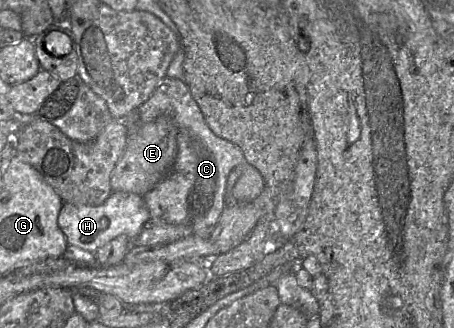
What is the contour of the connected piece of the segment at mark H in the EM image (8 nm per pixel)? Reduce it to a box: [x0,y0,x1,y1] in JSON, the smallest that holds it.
[58,191,151,254]

